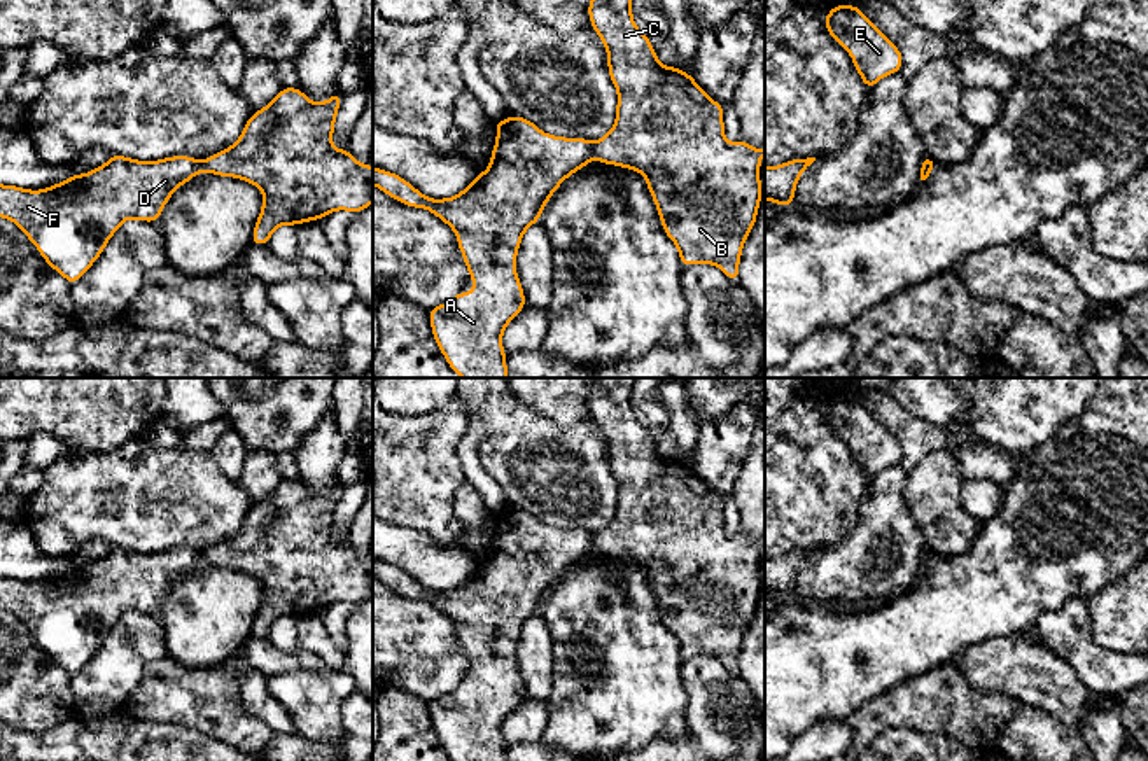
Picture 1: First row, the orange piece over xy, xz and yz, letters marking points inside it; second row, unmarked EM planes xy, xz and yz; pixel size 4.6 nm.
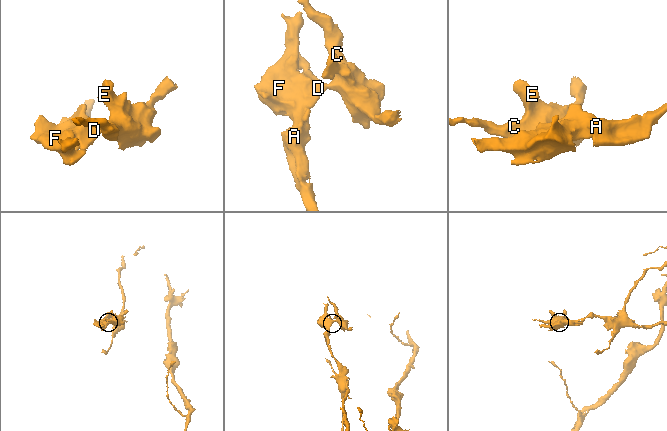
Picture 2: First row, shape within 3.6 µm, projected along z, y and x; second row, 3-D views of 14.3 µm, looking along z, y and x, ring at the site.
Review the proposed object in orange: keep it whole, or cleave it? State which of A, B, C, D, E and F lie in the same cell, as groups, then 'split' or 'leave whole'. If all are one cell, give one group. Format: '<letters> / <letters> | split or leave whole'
A D F / B C E | split

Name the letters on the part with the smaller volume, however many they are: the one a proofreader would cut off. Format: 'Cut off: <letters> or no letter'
Cut off: B, C, E

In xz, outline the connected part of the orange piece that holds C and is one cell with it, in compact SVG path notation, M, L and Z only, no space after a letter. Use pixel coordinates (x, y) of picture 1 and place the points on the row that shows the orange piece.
M590 0L592 28L607 51L618 91L616 122L592 143L593 157L646 177L665 234L676 243L682 266L716 264L738 282L744 241L754 227L760 201L763 149L724 138L723 107L695 79L656 59L651 40L635 26L632 0Z

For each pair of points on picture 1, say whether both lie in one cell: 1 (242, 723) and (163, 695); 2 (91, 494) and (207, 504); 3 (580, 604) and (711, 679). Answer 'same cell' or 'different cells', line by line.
1: same cell
2: same cell
3: different cells

